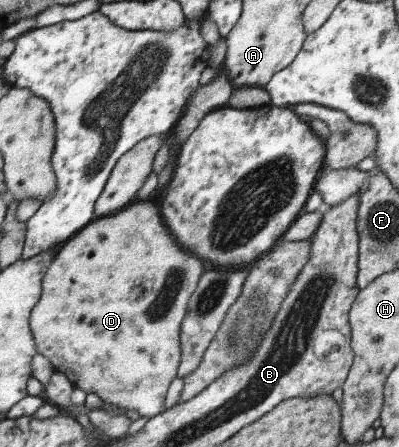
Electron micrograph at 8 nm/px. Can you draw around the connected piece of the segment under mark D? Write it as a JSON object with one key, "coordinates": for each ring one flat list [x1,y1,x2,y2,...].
{"coordinates":[[135,200,134,203,124,207,116,213,103,218,92,220,85,225,75,236,72,236,60,247,60,251,52,257,51,265,42,280,41,297,33,308,29,317,30,329,36,350,49,359,55,372,62,373,76,388,83,389,86,393,96,393,104,402,111,403,126,410,137,411,141,416,156,417,165,410,165,401,168,388,172,380,177,376,177,370,181,361,180,332,181,323,188,310,188,303,200,278,205,273,204,265,200,259,180,251,180,247,174,243,174,237,170,228,166,226,159,209,147,200]]}

